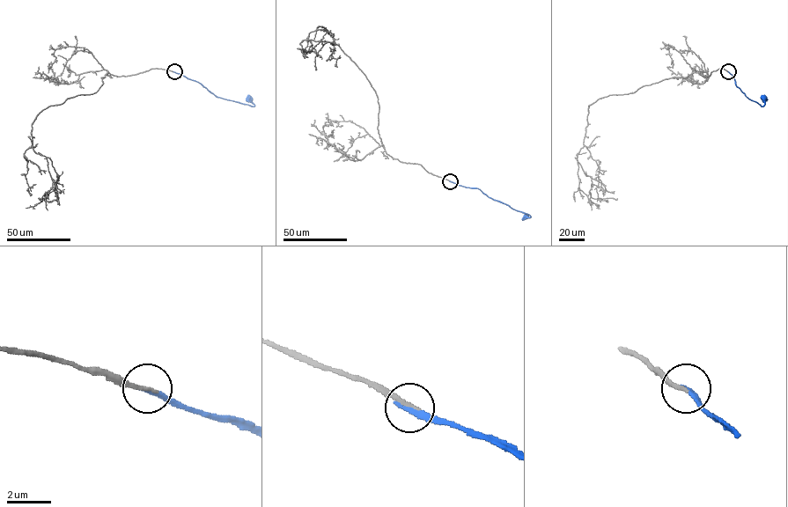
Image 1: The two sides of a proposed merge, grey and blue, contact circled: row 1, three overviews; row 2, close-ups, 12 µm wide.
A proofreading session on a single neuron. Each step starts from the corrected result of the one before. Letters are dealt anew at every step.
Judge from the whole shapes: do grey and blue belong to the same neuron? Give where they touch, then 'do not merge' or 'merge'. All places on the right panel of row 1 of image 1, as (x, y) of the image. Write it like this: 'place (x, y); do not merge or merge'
place (728, 71); merge

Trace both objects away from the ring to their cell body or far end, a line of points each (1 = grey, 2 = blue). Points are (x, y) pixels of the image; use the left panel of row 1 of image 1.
1: (173, 72), (107, 72), (96, 92), (43, 109), (32, 125), (33, 149), (48, 157), (57, 178), (40, 198)
2: (173, 72), (195, 80), (218, 97), (254, 106), (249, 99)

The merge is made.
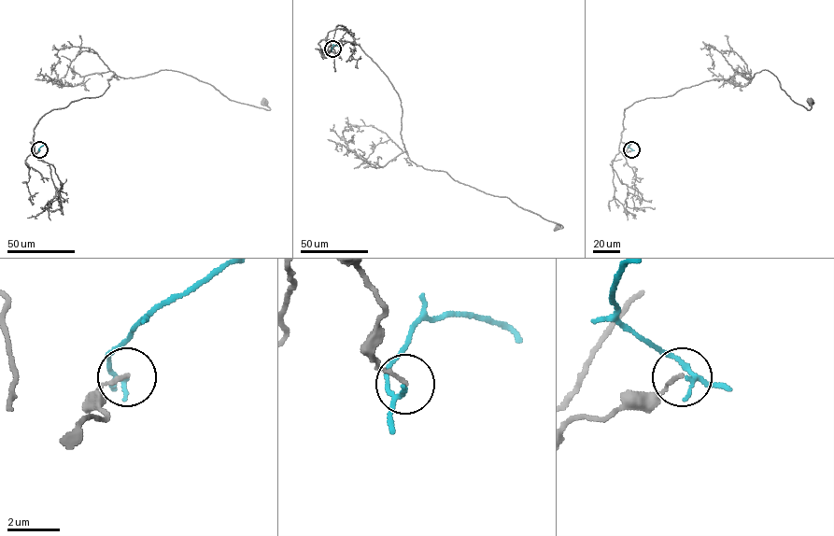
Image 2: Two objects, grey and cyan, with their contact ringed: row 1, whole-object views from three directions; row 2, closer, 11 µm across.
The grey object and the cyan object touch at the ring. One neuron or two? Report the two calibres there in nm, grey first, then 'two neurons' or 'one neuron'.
calibres 140 and 140 nm; two neurons

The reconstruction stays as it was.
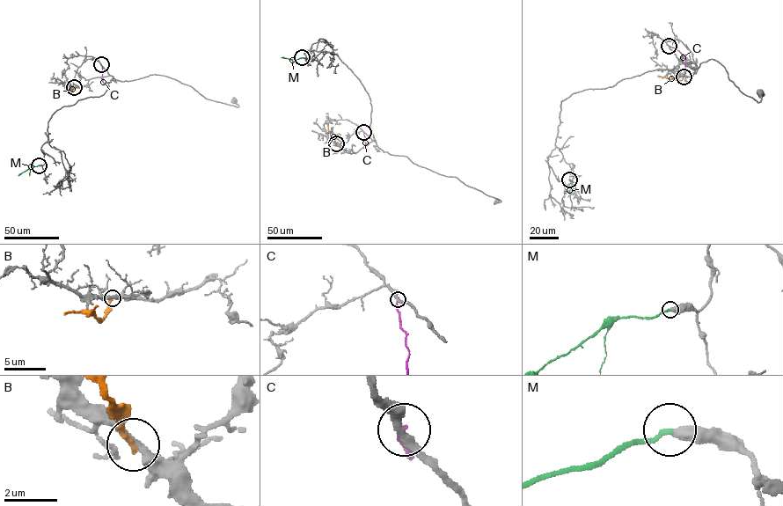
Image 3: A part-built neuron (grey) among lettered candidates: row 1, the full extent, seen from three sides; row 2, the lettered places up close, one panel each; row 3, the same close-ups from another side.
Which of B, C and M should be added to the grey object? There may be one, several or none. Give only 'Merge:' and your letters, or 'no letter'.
Merge: M

